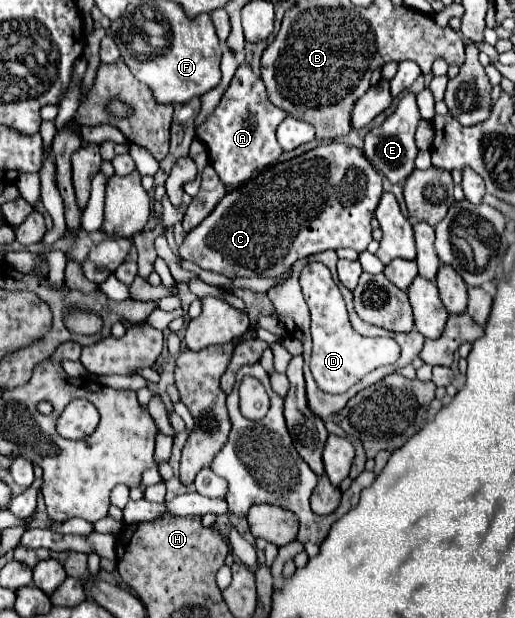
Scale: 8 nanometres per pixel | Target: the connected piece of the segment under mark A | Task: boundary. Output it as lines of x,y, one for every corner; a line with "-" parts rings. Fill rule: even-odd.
241,63
215,111
197,127
197,137
207,145
211,165
217,169
227,189
239,187
277,163
283,151
275,139
275,129
285,117
287,113
267,99
263,81
253,75
249,65

